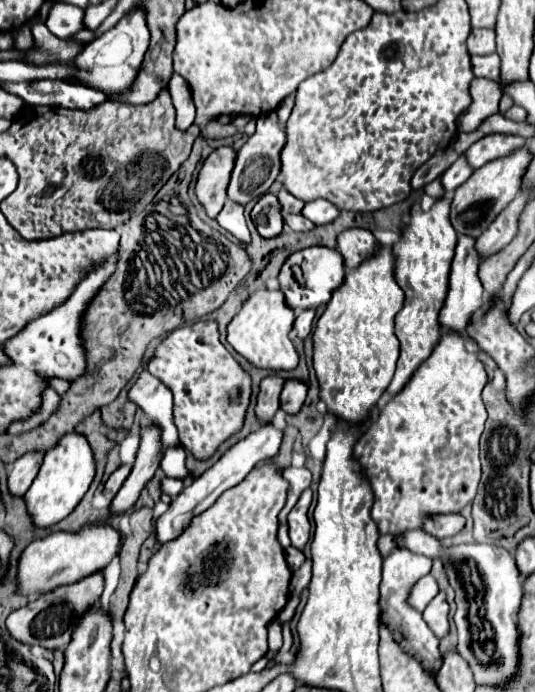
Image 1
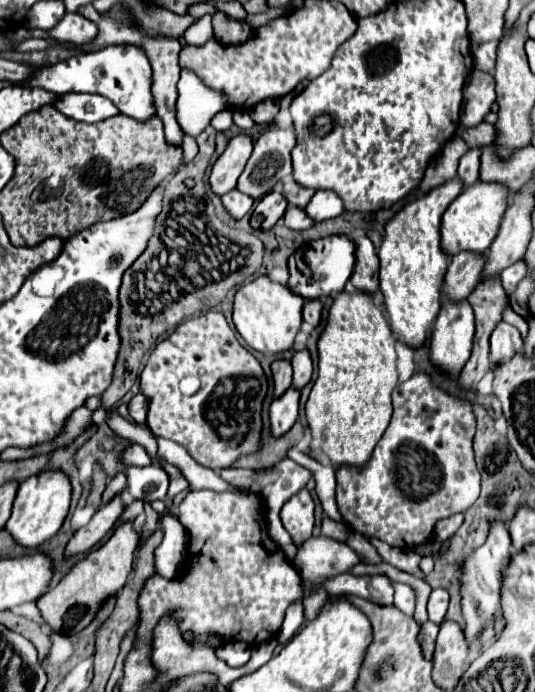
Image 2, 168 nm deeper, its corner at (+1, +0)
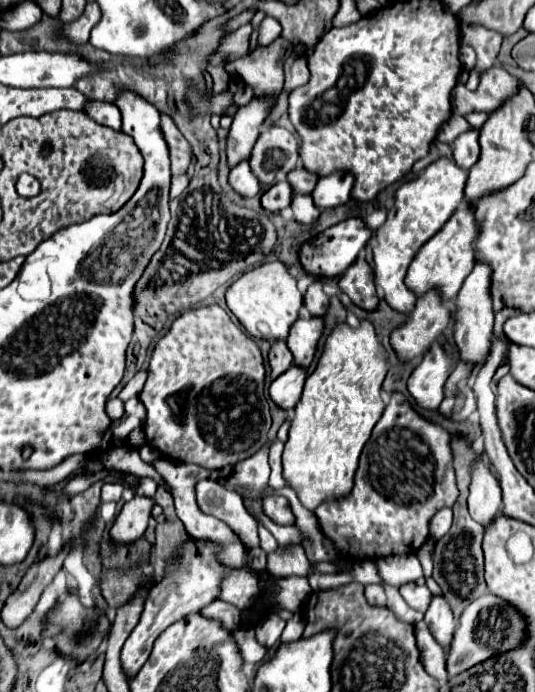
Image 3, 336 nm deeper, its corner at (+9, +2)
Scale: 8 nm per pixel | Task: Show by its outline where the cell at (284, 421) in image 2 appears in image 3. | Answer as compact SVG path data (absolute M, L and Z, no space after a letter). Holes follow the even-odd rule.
M293 364L287 372L283 372L279 378L271 382L269 394L273 402L281 408L293 408L301 398L305 378L307 378L307 368Z

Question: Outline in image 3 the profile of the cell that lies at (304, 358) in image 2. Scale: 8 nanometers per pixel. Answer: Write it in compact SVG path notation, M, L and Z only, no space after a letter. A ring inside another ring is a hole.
M305 316L305 318L299 318L291 326L291 332L287 336L287 346L295 356L295 364L309 366L313 362L317 342L323 334L323 328L325 328L323 316L319 316L319 318L317 316Z

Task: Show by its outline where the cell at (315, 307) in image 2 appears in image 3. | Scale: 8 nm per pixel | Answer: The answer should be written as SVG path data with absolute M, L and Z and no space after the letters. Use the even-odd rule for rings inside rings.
M317 280L305 292L305 308L311 316L323 316L329 306L329 296L323 292L323 284Z

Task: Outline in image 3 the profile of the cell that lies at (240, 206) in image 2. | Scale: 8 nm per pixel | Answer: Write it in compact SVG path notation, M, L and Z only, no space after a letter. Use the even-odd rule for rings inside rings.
M249 158L243 160L241 164L237 164L235 168L231 168L229 174L229 184L233 186L233 190L237 190L243 198L251 198L261 190L259 180L255 178L255 174L249 168Z

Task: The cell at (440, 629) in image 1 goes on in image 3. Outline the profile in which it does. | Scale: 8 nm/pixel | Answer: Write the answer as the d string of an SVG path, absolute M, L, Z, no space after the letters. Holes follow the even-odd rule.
M415 582L403 584L403 586L399 588L399 592L401 592L403 600L405 600L411 608L415 608L415 610L419 610L419 612L425 612L425 610L427 610L429 600L431 600L431 596L433 596L427 586L417 586Z

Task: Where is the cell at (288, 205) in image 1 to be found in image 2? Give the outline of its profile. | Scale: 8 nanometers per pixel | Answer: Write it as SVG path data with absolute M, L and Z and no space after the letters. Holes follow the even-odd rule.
M287 178L287 180L285 180L285 184L283 184L283 196L287 198L289 206L305 208L305 206L309 204L309 200L311 200L311 196L313 196L313 194L315 194L313 190L307 190L307 188L297 186L291 178Z

